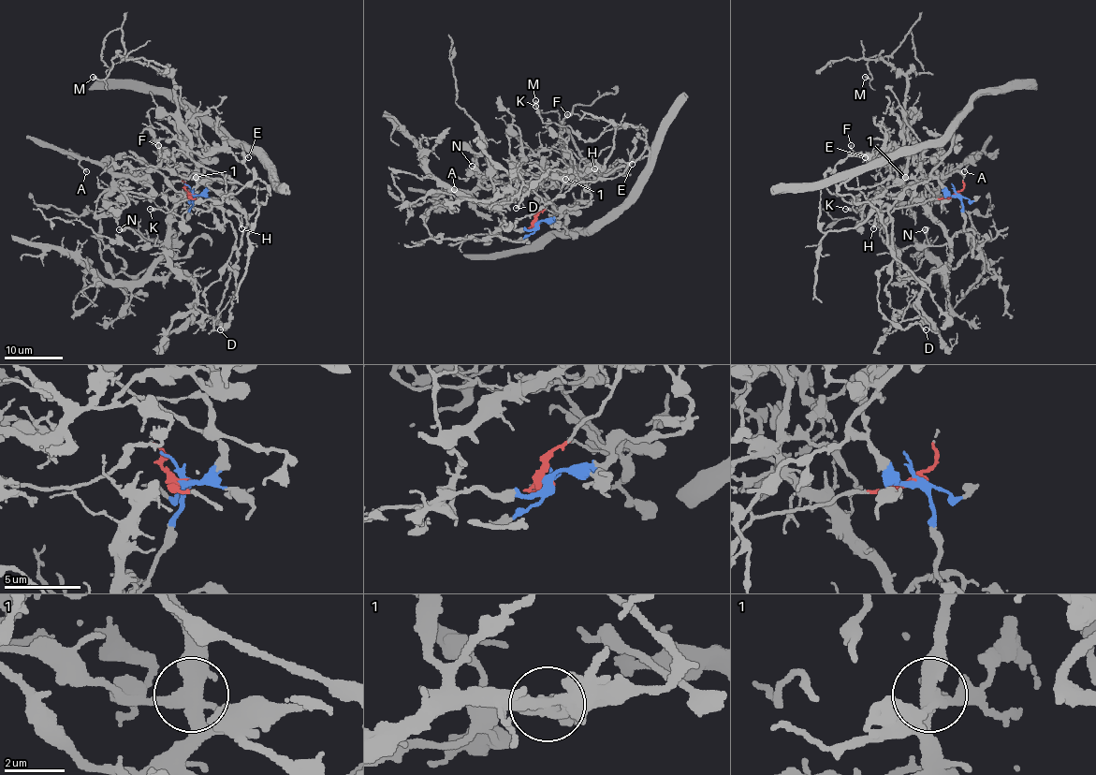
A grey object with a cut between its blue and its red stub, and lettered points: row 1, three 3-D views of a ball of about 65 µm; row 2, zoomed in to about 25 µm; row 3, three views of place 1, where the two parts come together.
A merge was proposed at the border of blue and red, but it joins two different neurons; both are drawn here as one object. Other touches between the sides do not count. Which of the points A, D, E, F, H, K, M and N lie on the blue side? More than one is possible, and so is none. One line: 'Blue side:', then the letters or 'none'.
Blue side: D, E, H, K

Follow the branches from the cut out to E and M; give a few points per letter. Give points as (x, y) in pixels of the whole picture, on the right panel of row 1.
E: (956, 194), (935, 178), (906, 188), (889, 210), (889, 247), (878, 210), (833, 181), (835, 165), (866, 157)
M: (956, 194), (895, 208), (904, 191), (907, 160), (906, 76), (875, 54), (868, 69), (872, 78), (865, 76)

